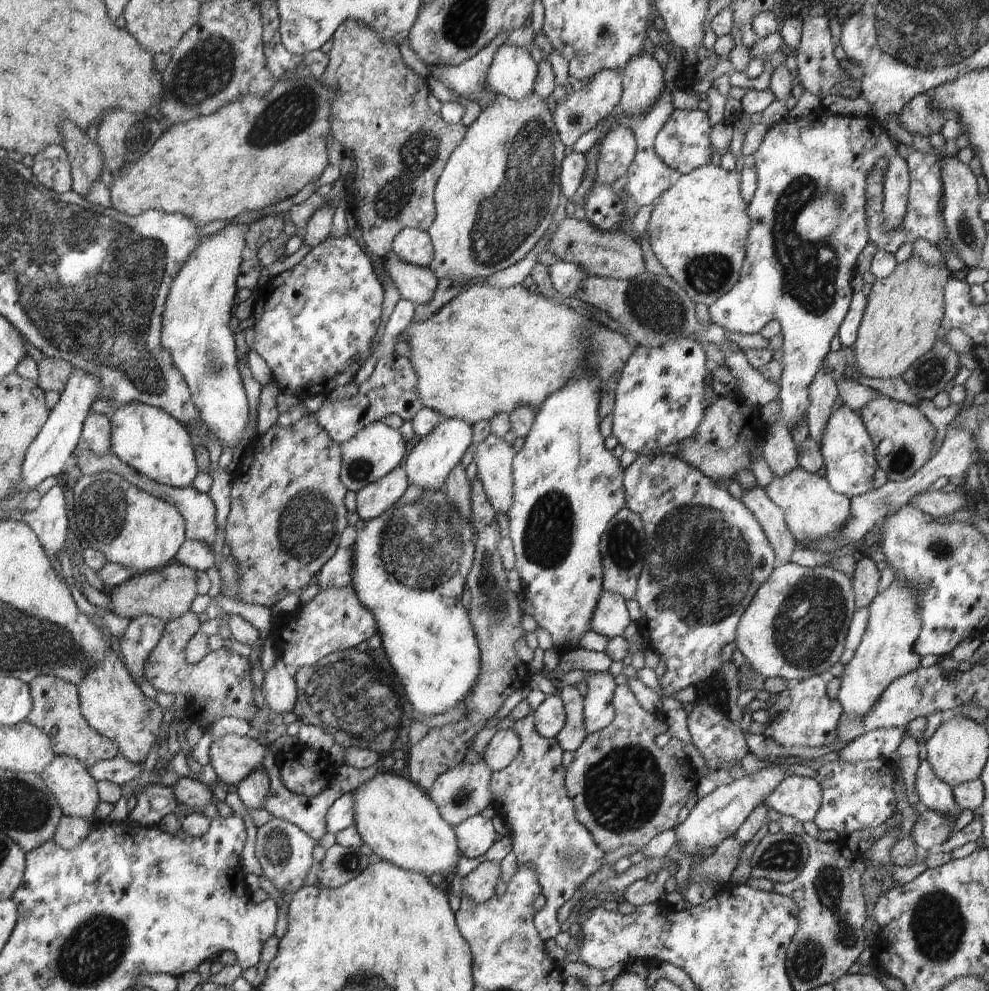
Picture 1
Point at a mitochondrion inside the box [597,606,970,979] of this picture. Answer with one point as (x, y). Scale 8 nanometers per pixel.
(937, 926)

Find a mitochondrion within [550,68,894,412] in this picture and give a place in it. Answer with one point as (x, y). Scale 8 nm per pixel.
(809, 267)

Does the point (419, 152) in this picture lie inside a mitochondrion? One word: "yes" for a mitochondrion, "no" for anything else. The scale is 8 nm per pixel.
yes

